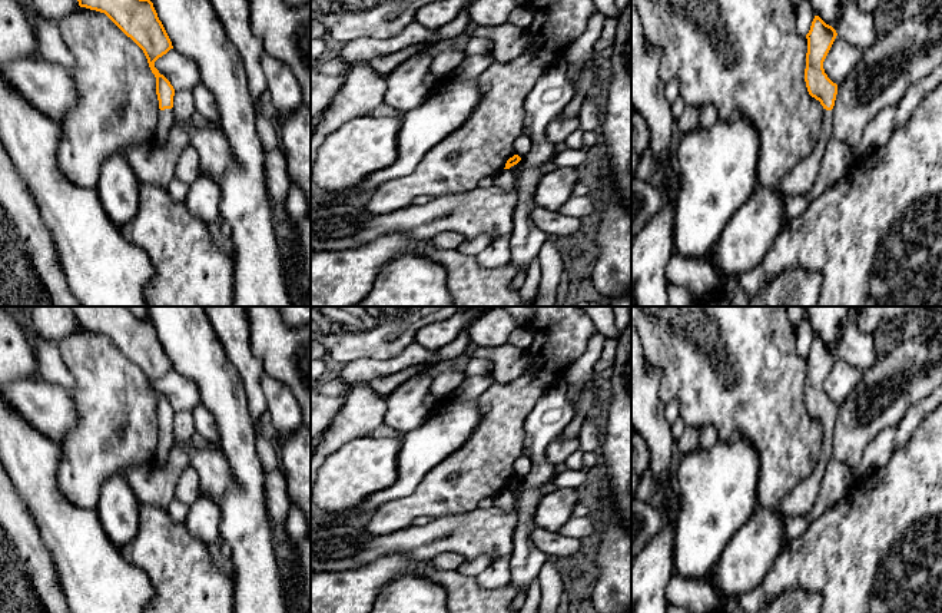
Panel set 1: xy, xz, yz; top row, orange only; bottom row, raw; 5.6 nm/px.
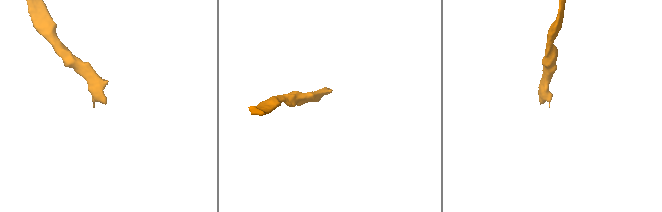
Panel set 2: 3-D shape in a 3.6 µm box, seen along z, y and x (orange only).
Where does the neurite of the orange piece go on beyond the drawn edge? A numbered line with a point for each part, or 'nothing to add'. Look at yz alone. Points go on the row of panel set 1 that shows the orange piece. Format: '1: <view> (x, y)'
1: yz (799, 181)

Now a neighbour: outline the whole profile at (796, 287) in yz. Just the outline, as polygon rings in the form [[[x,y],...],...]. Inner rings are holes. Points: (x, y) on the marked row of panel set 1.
[[[803,268],[783,271],[773,278],[749,306],[819,306],[822,275]]]

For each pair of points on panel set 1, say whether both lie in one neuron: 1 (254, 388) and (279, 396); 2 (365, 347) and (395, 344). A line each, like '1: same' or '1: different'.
1: different
2: same

